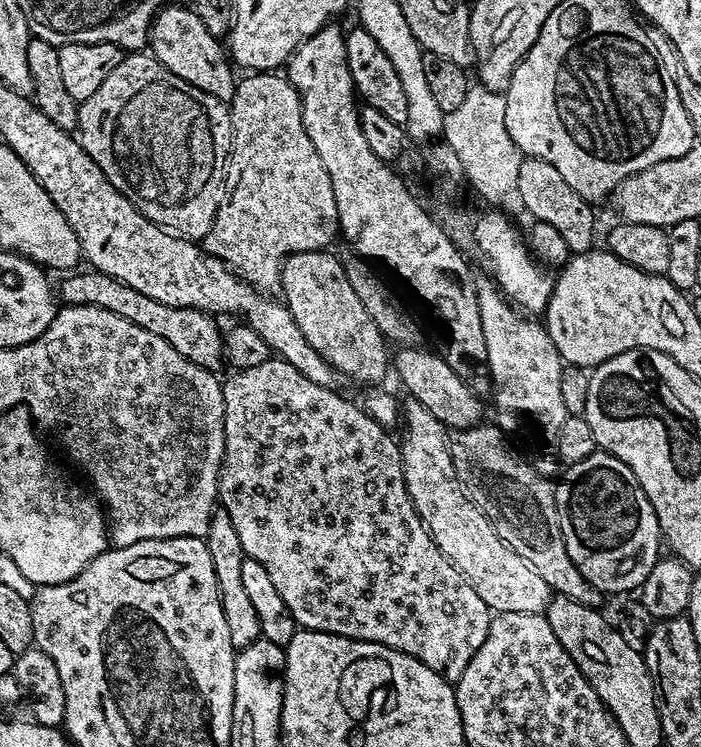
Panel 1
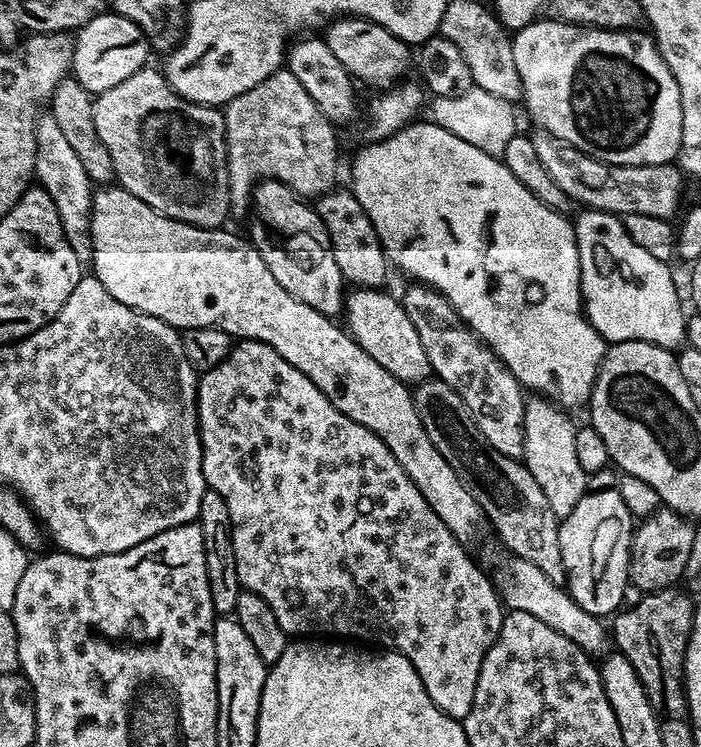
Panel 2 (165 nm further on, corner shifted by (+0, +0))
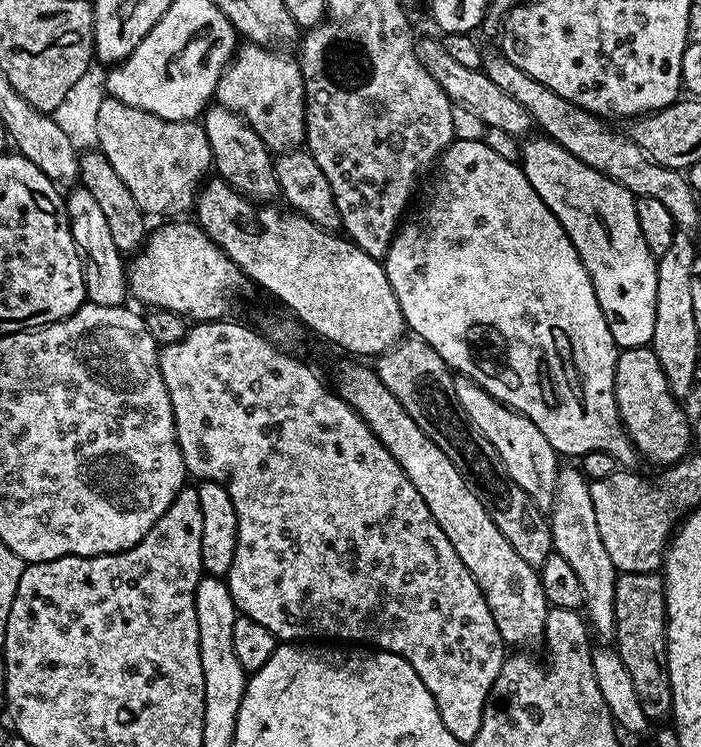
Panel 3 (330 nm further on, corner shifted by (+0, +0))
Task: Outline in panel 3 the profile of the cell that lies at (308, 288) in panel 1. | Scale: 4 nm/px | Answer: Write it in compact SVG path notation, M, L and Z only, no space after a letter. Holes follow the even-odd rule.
M213 103L205 108L202 123L206 138L210 142L212 168L219 179L224 180L233 190L240 192L247 200L272 202L280 196L280 187L276 177L274 153L254 134L254 130L234 110Z

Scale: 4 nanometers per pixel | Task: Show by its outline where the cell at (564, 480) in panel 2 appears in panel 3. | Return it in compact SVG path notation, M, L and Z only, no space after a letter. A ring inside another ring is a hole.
M561 467L556 483L556 500L550 509L552 547L555 555L566 558L570 570L578 574L584 599L582 612L591 631L597 637L600 635L612 638L616 634L614 586L618 573L614 562L610 562L610 554L606 554L606 546L602 546L602 538L598 538L598 522L594 522L594 502L590 498L589 483L588 477L579 467Z

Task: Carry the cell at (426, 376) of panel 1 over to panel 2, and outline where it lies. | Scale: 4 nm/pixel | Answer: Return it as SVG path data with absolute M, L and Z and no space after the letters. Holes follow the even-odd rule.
M356 288L346 296L346 331L353 340L382 366L394 378L403 384L415 386L433 375L430 358L426 358L426 350L422 350L422 342L418 338L418 330L414 330L414 322L406 314L403 303L396 300L388 290L378 288Z

